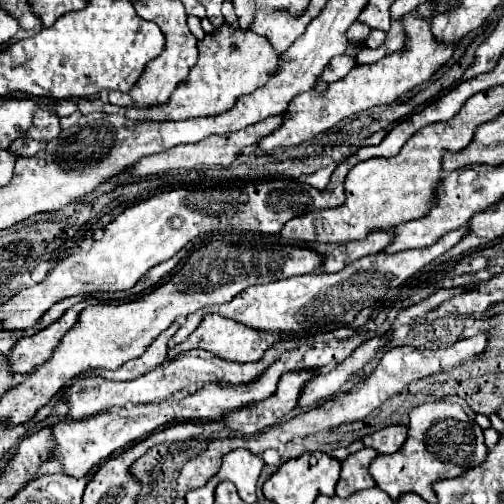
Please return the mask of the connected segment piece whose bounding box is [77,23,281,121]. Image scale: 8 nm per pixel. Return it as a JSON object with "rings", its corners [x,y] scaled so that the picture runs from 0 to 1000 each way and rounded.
{"rings":[[[442,46],[427,65],[411,65],[407,77],[395,85],[395,121],[379,137],[375,157],[367,165],[355,165],[347,181],[339,185],[339,196],[323,208],[300,208],[300,212],[236,212],[220,204],[204,204],[196,196],[157,196],[157,220],[181,224],[232,224],[260,236],[308,236],[308,240],[355,240],[395,228],[431,228],[438,220],[450,220],[462,212],[470,192],[506,181],[518,173],[534,149],[546,149],[554,141],[558,109],[546,105],[534,77],[502,65],[498,58],[462,54],[454,46]]]}

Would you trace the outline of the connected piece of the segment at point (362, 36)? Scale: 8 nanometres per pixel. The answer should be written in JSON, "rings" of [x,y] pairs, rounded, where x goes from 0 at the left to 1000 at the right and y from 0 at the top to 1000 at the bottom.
{"rings":[[[700,46],[692,58],[688,58],[688,77],[696,85],[720,85],[728,73],[732,73],[736,58],[724,50],[724,46]]]}

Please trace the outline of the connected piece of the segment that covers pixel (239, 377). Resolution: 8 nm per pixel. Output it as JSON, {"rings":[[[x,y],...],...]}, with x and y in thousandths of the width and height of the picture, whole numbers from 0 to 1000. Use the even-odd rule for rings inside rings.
{"rings":[[[573,677],[546,681],[522,712],[510,720],[458,720],[458,716],[438,716],[435,708],[411,700],[411,696],[371,696],[343,716],[327,720],[323,728],[312,728],[264,756],[220,756],[208,748],[157,748],[125,788],[125,800],[133,804],[133,827],[137,831],[169,831],[216,812],[244,812],[244,808],[264,808],[264,804],[288,804],[288,800],[315,800],[335,792],[343,780],[391,764],[391,760],[411,760],[411,756],[438,756],[446,744],[446,756],[454,764],[474,764],[474,760],[494,760],[506,748],[518,744],[522,732],[530,732],[538,720],[546,720],[562,696],[577,692]]]}

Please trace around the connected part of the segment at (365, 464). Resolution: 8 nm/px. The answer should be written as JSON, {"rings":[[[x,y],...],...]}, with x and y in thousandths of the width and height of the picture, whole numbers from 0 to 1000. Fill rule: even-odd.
{"rings":[[[716,891],[700,903],[692,903],[681,915],[681,931],[677,931],[677,950],[669,958],[669,982],[673,986],[692,986],[704,974],[728,970],[728,966],[744,966],[744,954],[732,942],[732,923],[736,915],[748,907],[744,891]]]}

